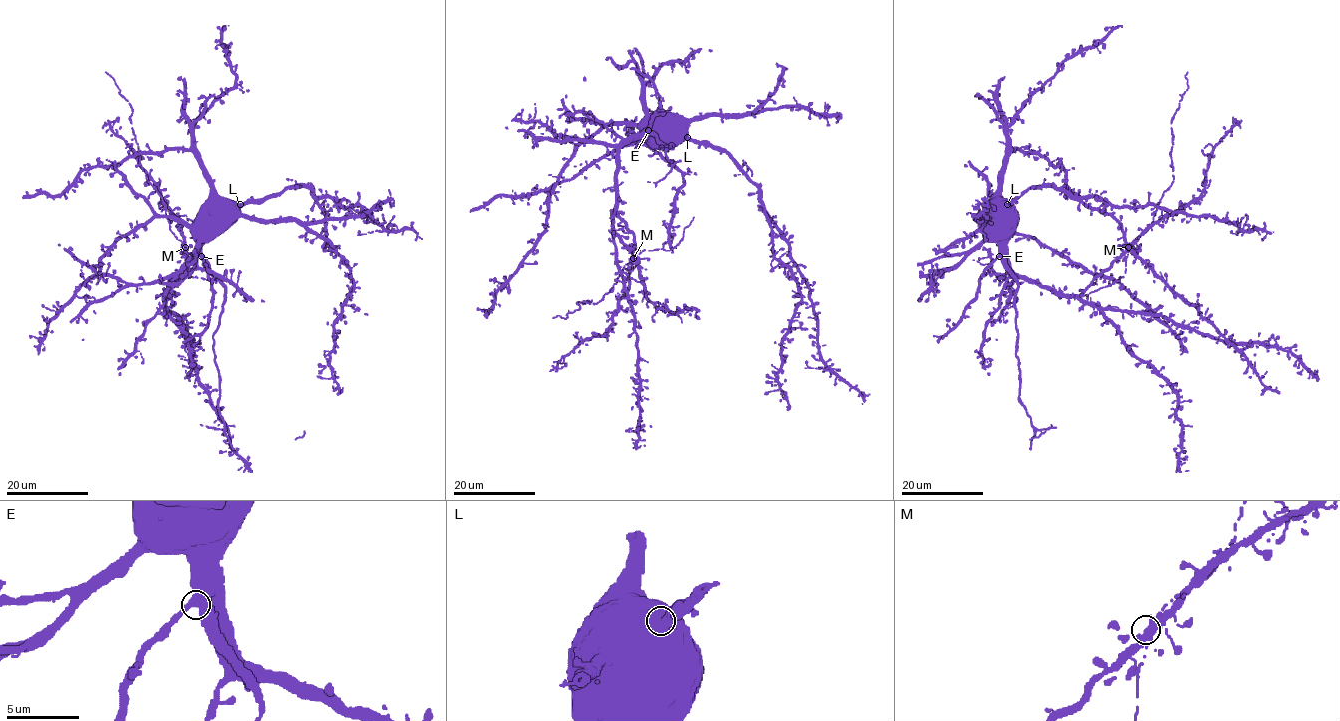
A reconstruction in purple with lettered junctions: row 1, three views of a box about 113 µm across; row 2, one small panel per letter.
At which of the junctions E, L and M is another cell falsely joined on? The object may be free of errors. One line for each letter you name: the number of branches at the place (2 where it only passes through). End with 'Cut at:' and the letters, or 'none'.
Cut at: none

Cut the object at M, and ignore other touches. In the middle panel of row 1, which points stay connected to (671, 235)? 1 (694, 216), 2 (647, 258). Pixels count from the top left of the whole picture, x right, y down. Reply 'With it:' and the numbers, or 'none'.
With it: 2

